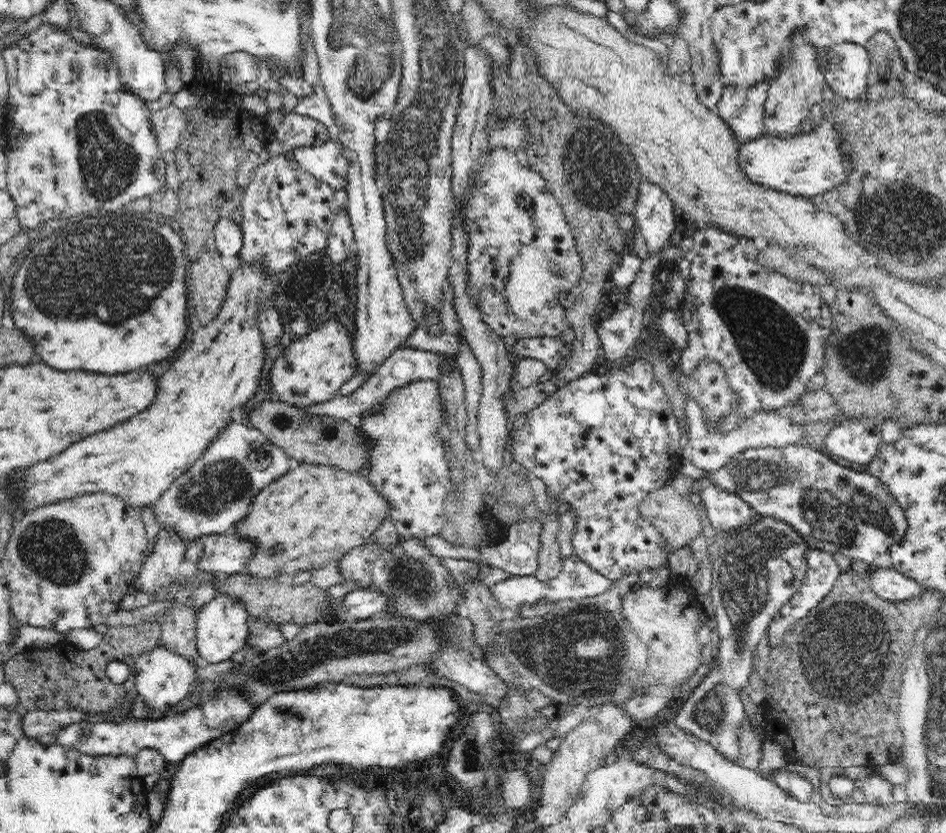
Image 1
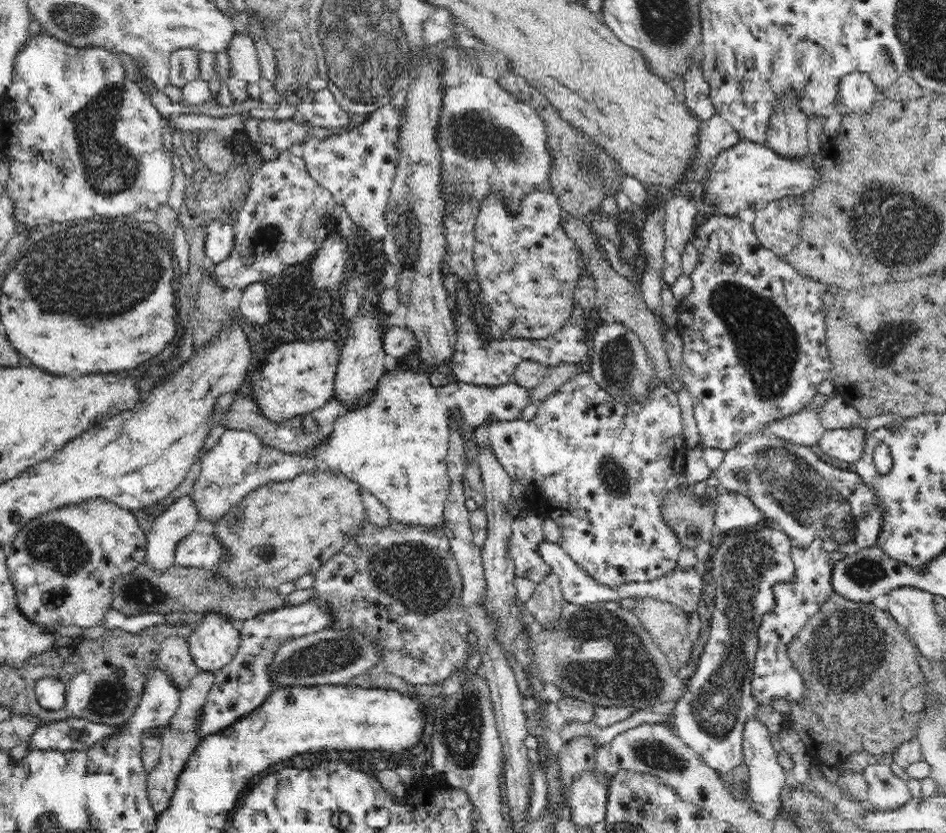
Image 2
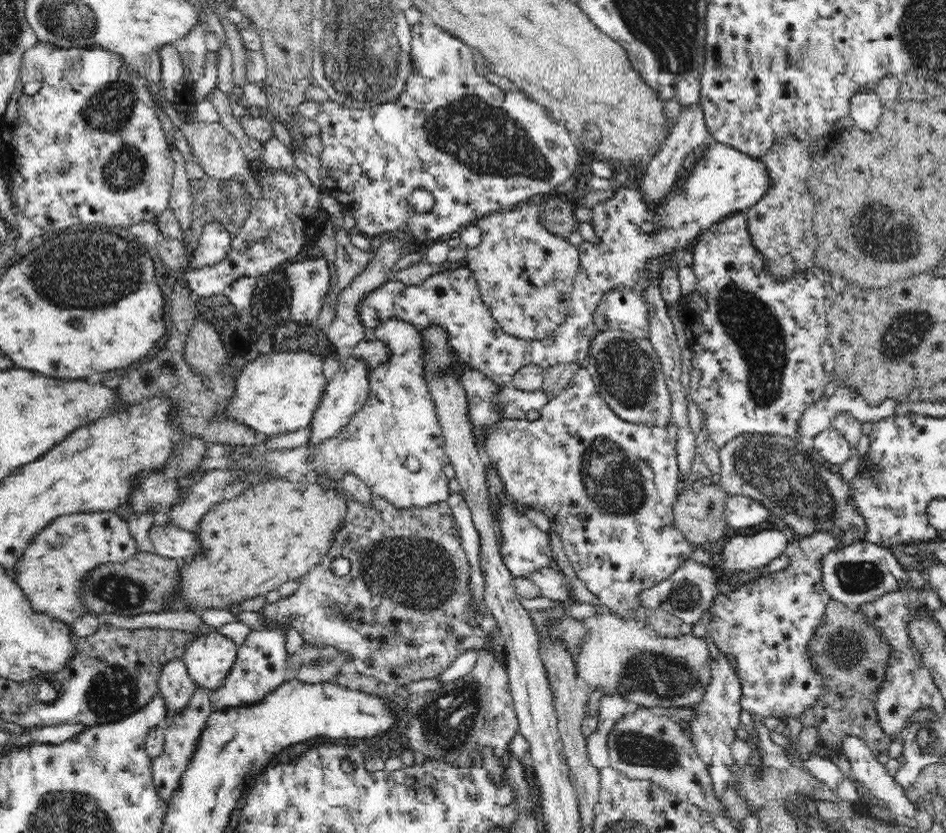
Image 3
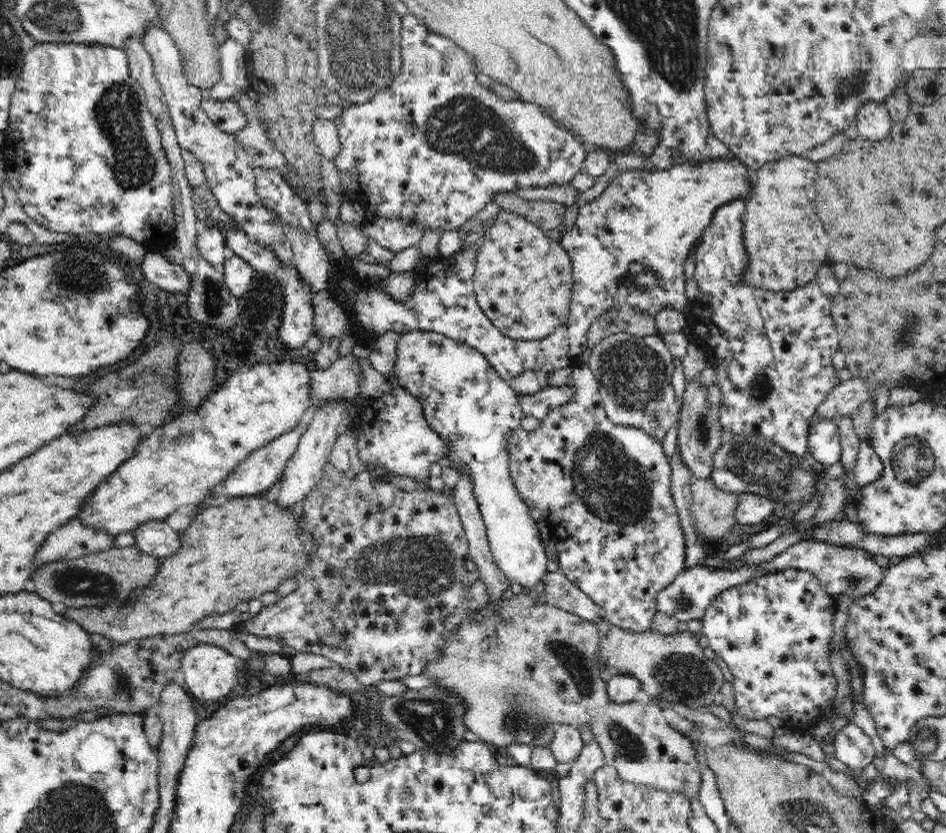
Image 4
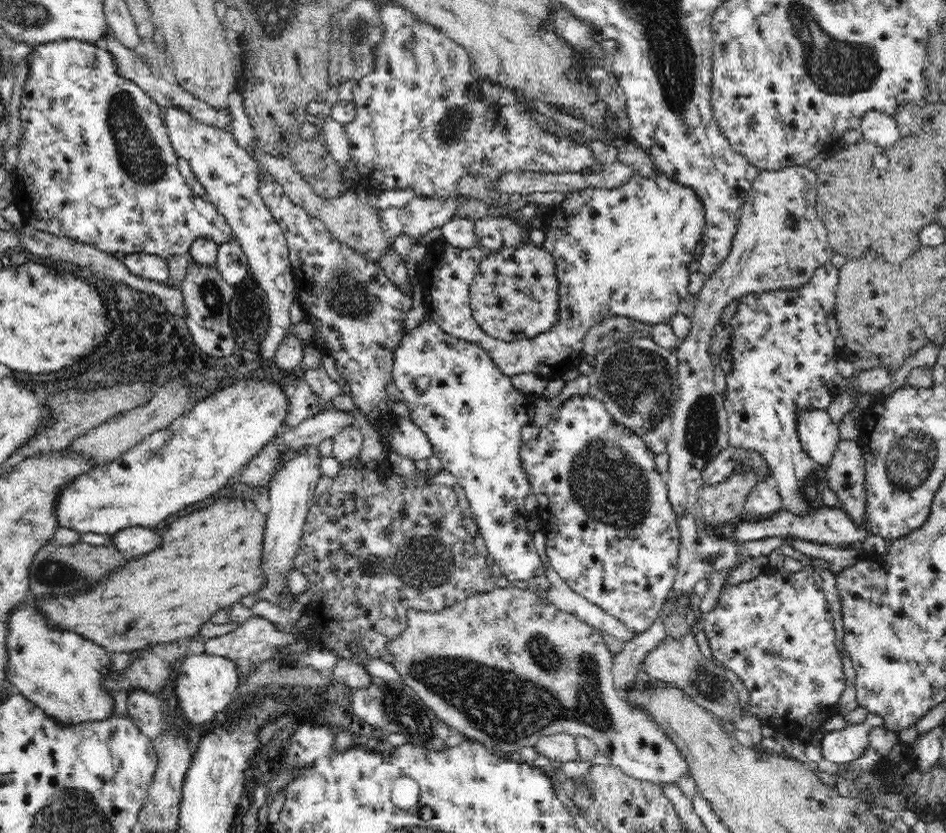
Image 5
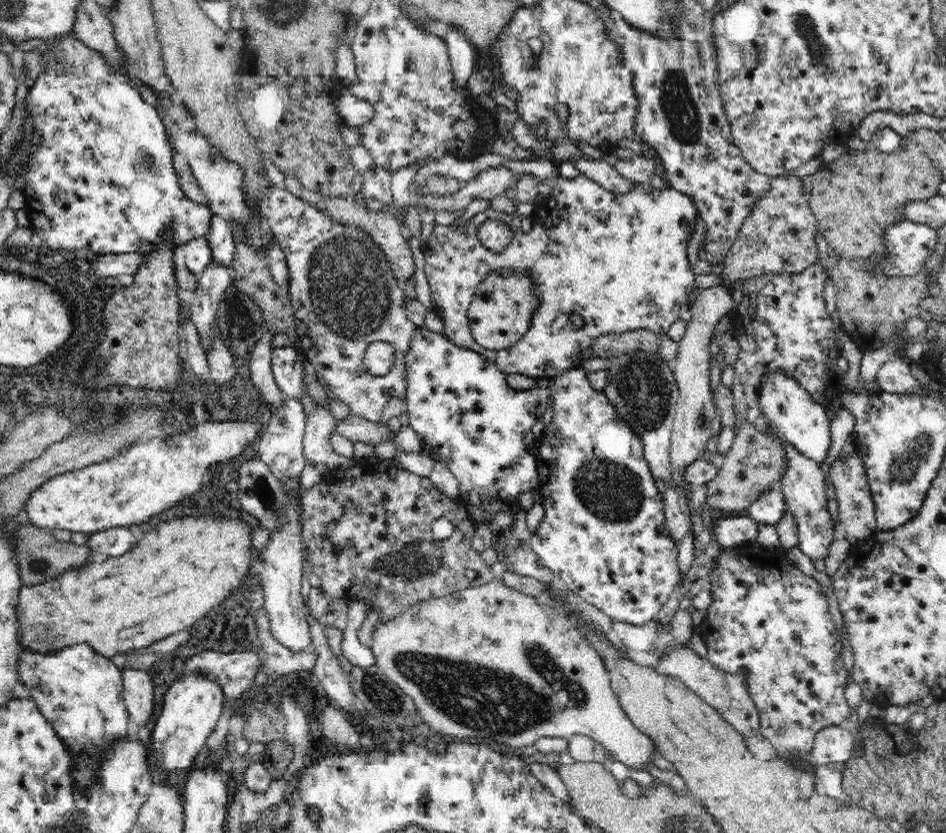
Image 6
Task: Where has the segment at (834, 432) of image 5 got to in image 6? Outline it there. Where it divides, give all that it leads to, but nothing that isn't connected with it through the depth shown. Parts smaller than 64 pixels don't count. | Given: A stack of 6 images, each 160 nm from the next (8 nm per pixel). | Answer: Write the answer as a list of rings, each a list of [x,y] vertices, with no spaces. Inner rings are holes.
[[[776,373],[763,386],[761,407],[764,414],[777,426],[780,435],[786,437],[804,456],[819,465],[827,463],[832,442],[831,418],[827,411],[809,398],[804,389],[798,387],[794,380]]]

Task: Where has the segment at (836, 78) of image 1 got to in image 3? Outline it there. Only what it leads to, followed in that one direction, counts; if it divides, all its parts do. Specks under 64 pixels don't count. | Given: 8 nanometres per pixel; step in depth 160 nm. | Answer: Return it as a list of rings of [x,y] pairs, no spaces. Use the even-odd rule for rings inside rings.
[[[858,88],[850,96],[848,114],[862,130],[872,130],[881,120],[880,97],[872,88]]]

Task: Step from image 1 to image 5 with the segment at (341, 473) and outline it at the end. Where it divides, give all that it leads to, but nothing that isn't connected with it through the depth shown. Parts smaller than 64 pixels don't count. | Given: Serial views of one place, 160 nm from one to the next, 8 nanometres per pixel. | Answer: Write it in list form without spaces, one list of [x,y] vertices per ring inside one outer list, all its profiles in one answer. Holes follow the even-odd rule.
[[[218,500],[200,512],[178,517],[162,526],[164,544],[114,573],[105,584],[70,600],[66,597],[36,600],[37,606],[50,624],[78,632],[112,653],[127,653],[149,645],[186,640],[196,635],[200,626],[218,610],[229,609],[244,596],[259,593],[266,586],[267,572],[263,569],[266,525],[267,516],[258,511],[253,501]]]

